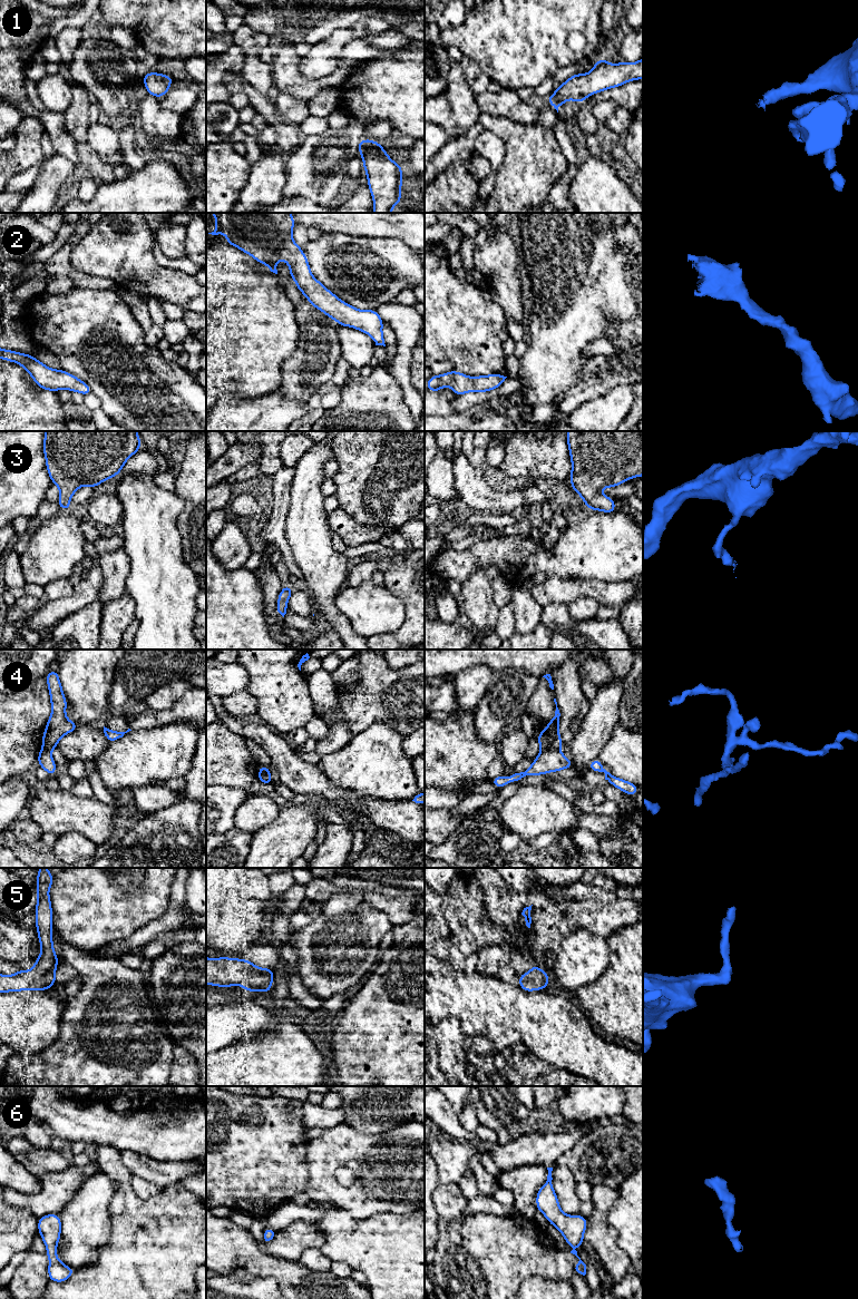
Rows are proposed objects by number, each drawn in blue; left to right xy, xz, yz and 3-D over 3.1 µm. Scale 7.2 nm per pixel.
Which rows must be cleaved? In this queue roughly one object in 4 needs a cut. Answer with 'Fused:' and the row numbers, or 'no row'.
Fused: 4

